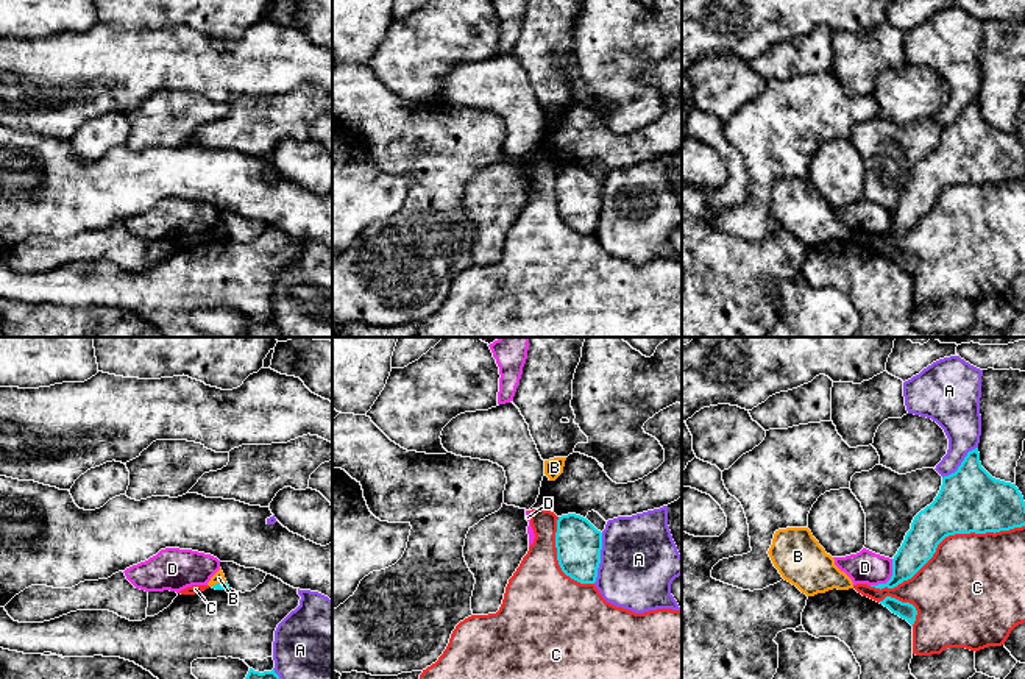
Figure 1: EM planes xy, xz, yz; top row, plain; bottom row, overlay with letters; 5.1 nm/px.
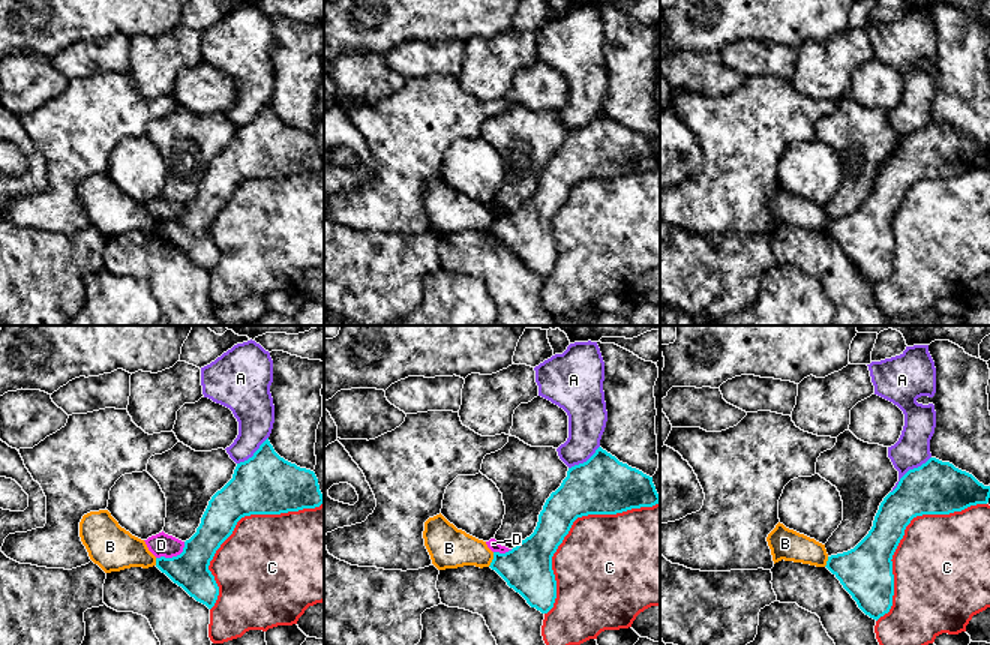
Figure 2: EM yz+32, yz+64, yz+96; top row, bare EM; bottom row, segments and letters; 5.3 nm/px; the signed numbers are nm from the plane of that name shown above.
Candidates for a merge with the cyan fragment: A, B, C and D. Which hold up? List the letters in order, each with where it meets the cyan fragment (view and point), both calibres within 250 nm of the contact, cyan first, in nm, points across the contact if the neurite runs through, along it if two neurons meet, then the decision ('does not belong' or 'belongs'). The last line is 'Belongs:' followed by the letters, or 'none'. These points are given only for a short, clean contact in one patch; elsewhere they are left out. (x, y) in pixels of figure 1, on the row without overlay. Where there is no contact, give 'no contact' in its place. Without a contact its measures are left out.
A: contact xz (599, 208); calibres 240 and 400 nm; does not belong
B: contact xy (217, 234); calibres 40 and 60 nm; border xy (225, 231), (211, 236); does not belong
C: contact yz (944, 188); calibres 320 and 460 nm; does not belong
D: contact yz (891, 228); calibres 170 and 170 nm; border yz (893, 209), (893, 225), (885, 233), (871, 236); does not belong
Belongs: none

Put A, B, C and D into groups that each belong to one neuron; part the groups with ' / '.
A / B / C / D

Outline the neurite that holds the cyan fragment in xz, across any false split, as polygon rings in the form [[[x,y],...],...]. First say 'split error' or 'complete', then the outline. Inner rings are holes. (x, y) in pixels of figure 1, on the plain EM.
complete; [[[568,164],[557,170],[557,211],[562,222],[580,234],[594,234],[601,214],[602,183],[587,169]]]

